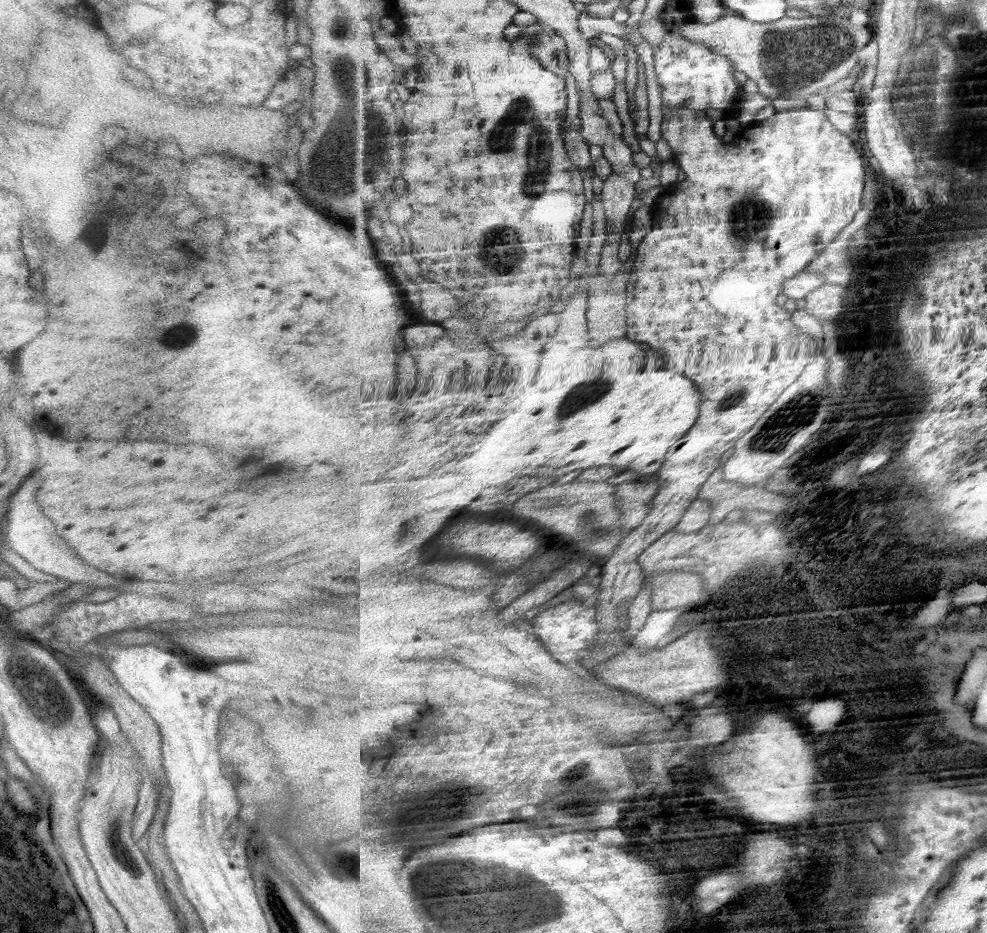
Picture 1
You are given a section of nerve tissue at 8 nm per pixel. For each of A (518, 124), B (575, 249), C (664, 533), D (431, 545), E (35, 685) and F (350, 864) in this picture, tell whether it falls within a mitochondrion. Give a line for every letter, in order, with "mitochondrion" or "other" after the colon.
A: mitochondrion
B: other
C: other
D: other
E: mitochondrion
F: other

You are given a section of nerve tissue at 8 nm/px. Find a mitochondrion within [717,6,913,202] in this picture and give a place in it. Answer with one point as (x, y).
(783, 53)

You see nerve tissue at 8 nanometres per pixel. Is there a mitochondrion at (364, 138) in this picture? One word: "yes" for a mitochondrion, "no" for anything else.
yes

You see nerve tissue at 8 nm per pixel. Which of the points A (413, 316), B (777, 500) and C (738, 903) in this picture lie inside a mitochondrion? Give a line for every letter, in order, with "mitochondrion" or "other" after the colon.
A: other
B: other
C: other

